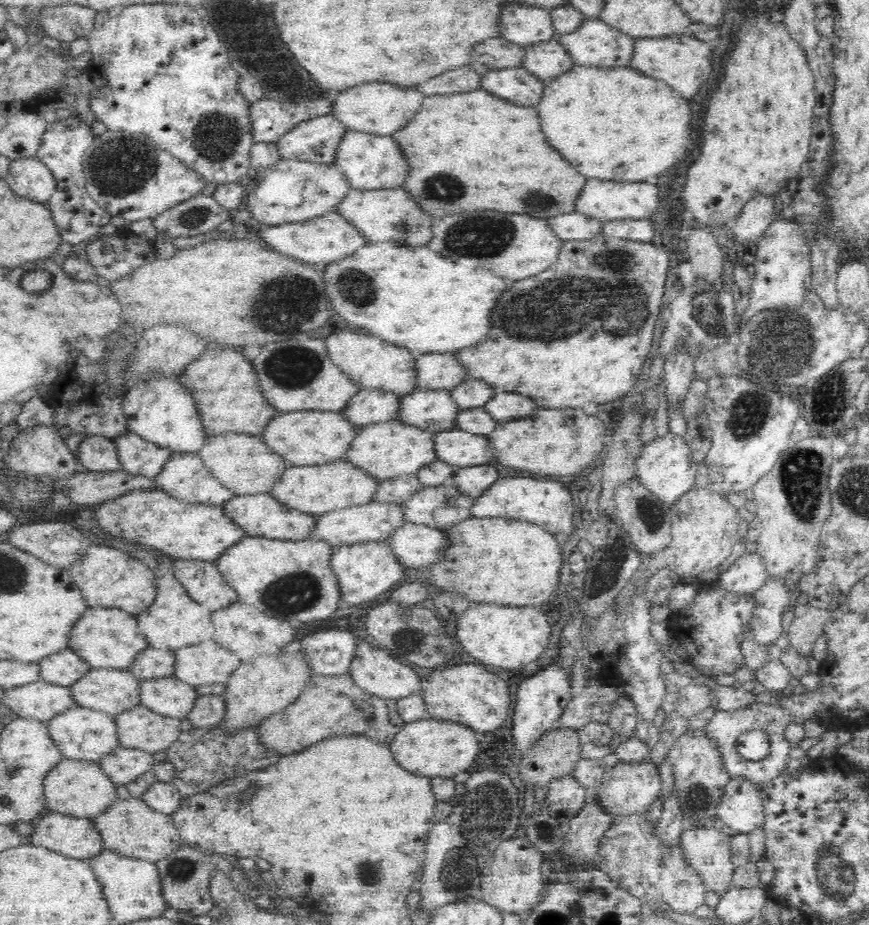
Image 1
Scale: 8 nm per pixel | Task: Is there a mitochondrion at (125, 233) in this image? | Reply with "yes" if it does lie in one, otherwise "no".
no

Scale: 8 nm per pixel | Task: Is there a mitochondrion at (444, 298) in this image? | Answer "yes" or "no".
no

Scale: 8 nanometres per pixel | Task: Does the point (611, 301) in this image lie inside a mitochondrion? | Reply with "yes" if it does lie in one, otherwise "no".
yes

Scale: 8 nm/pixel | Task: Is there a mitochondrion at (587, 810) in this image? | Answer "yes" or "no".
no

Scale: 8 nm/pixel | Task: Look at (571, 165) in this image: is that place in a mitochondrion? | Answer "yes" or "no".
no

